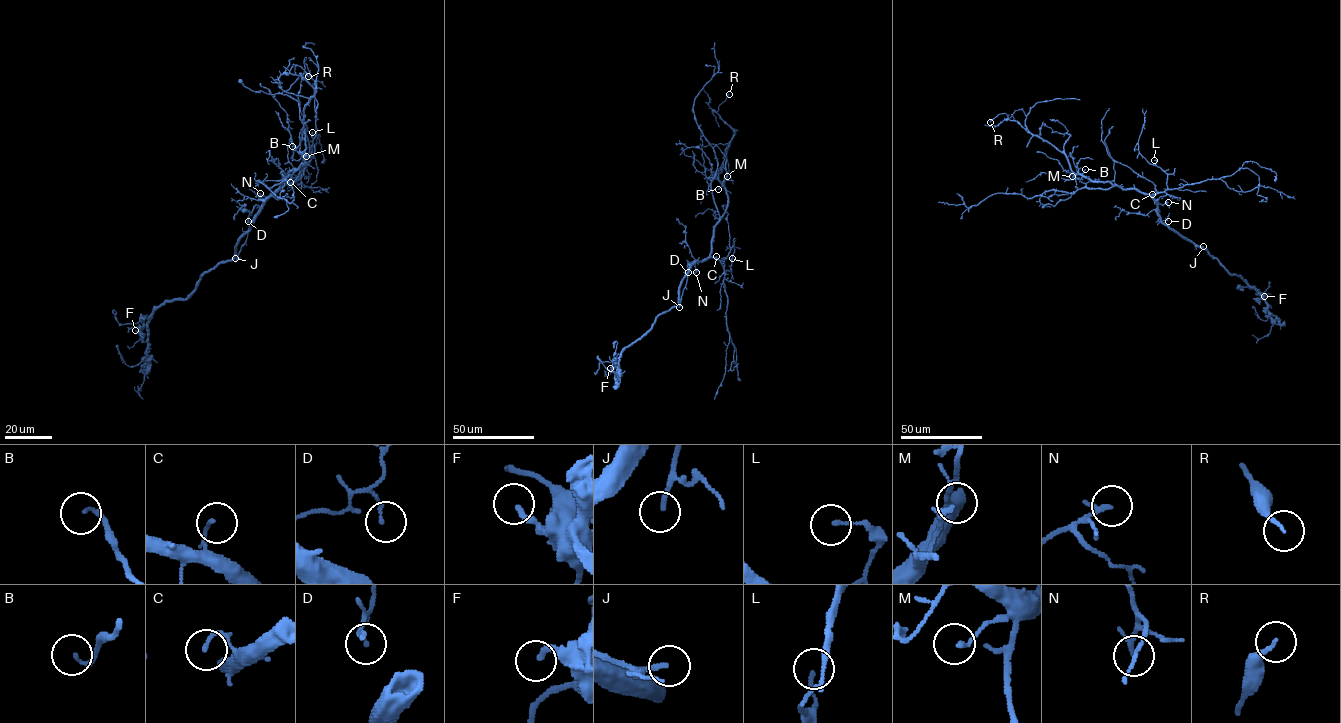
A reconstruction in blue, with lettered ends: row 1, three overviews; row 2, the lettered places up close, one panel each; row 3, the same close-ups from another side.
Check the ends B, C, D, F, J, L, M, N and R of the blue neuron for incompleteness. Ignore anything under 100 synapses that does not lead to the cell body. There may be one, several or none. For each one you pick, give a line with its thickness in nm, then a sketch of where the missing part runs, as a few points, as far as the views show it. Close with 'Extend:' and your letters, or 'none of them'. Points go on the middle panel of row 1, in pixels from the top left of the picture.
J: 170 nm | (679, 307), (700, 354), (699, 365), (678, 391), (649, 414), (643, 425), (645, 437), (637, 442)
Extend: J

